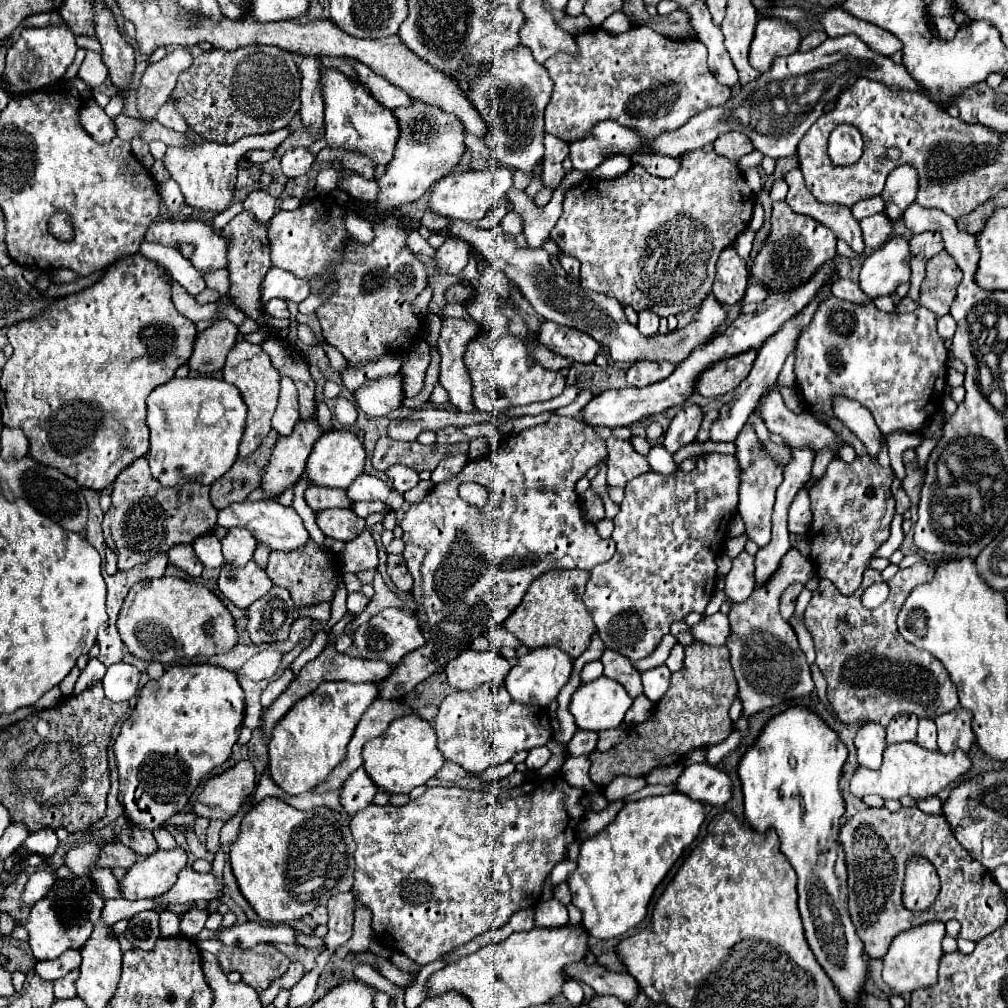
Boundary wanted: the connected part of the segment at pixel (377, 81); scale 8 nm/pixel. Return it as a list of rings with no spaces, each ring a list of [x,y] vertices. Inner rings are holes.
[[[345,59],[353,65],[357,77],[361,83],[367,85],[369,91],[375,93],[375,99],[379,99],[381,103],[385,103],[387,107],[405,107],[405,105],[411,105],[413,101],[395,85],[391,85],[387,79],[383,79],[381,75],[377,75],[373,69],[369,69],[365,63],[361,61],[355,61],[355,59]]]

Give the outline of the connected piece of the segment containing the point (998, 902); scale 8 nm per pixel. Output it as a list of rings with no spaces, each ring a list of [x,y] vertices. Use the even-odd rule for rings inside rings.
[[[901,807],[897,813],[883,809],[865,809],[853,815],[845,821],[845,825],[839,831],[839,841],[843,843],[845,857],[847,857],[847,873],[849,873],[849,911],[851,919],[857,927],[857,935],[861,937],[865,945],[865,953],[871,959],[883,959],[893,937],[901,931],[907,931],[911,927],[917,927],[917,923],[935,919],[941,923],[947,923],[951,919],[957,919],[961,923],[959,937],[979,941],[987,937],[991,931],[997,931],[1007,921],[1007,907],[1005,907],[1005,893],[999,889],[999,885],[993,881],[991,873],[975,863],[975,859],[961,847],[961,843],[951,833],[953,829],[945,821],[943,815],[927,815],[919,811],[917,807]],[[913,857],[925,857],[935,869],[941,879],[941,891],[933,905],[927,911],[909,911],[903,907],[903,881],[905,881],[905,865]]]

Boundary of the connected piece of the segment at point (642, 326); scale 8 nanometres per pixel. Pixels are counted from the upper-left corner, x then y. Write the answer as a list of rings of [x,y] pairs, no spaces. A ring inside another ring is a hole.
[[[641,311],[639,313],[639,325],[637,327],[639,327],[641,335],[653,337],[659,331],[659,317],[655,313],[651,313],[651,311]]]

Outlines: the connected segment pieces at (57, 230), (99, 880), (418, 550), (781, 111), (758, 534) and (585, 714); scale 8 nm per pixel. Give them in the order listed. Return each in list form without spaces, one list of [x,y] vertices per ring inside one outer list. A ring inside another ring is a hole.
[[[59,211],[51,217],[51,233],[59,239],[71,239],[73,235],[73,229],[71,229],[71,221],[69,221],[69,215]]]
[[[95,867],[95,869],[91,871],[91,879],[97,883],[105,900],[123,898],[119,890],[119,881],[112,874],[111,869]]]
[[[557,415],[545,425],[537,425],[521,431],[519,435],[503,439],[499,449],[493,451],[489,457],[469,461],[455,479],[435,485],[421,503],[415,503],[407,509],[405,519],[401,521],[405,541],[403,557],[407,563],[413,563],[413,559],[421,559],[417,619],[419,629],[425,637],[425,645],[405,655],[405,659],[395,665],[391,677],[383,681],[379,697],[403,697],[417,683],[429,679],[449,661],[465,653],[473,639],[485,635],[495,625],[503,625],[505,619],[515,611],[515,607],[519,607],[531,581],[545,571],[591,571],[591,567],[601,565],[613,557],[613,539],[599,537],[595,525],[585,519],[581,497],[575,493],[577,479],[581,479],[587,469],[595,467],[597,461],[603,457],[607,457],[605,441],[599,439],[581,417],[577,421],[575,417]],[[461,481],[473,481],[487,489],[485,507],[473,507],[459,497],[457,487]]]
[[[843,35],[837,39],[827,39],[817,49],[811,49],[807,53],[797,51],[795,55],[775,59],[771,71],[761,73],[761,77],[755,79],[755,83],[743,87],[737,97],[731,97],[721,107],[711,107],[701,115],[695,115],[679,131],[673,131],[671,135],[661,135],[651,143],[651,151],[657,155],[661,153],[677,157],[695,151],[707,143],[713,143],[713,139],[717,139],[721,133],[739,131],[753,141],[753,147],[757,151],[769,153],[773,159],[791,157],[797,149],[799,139],[825,113],[827,103],[835,101],[843,87],[849,83],[849,79],[855,75],[879,81],[893,91],[925,95],[935,103],[931,93],[917,79],[913,79],[903,63],[897,65],[889,57],[871,51],[867,43],[863,43],[857,35]]]
[[[747,423],[741,429],[735,443],[737,443],[737,461],[743,471],[743,485],[739,489],[739,515],[745,521],[747,539],[757,543],[759,547],[765,547],[771,541],[771,515],[775,505],[775,491],[783,481],[783,469],[775,465],[775,461],[767,455],[765,449],[759,449],[753,425]]]
[[[603,675],[591,683],[583,683],[573,693],[569,711],[579,729],[599,733],[617,729],[631,705],[633,699],[627,695],[623,685]]]

